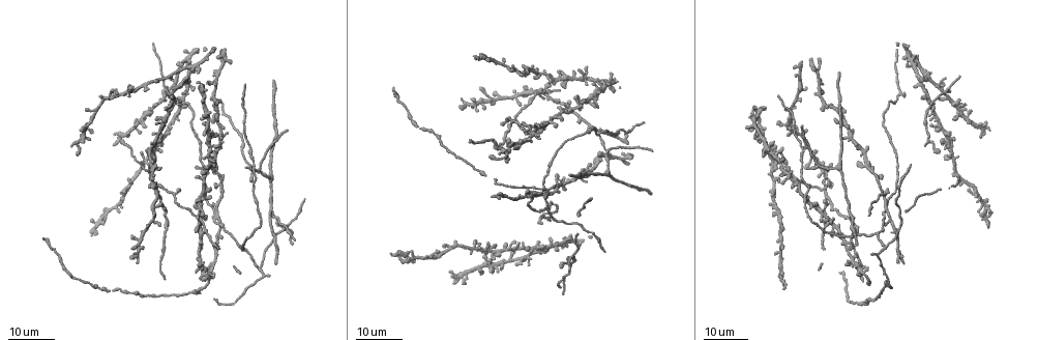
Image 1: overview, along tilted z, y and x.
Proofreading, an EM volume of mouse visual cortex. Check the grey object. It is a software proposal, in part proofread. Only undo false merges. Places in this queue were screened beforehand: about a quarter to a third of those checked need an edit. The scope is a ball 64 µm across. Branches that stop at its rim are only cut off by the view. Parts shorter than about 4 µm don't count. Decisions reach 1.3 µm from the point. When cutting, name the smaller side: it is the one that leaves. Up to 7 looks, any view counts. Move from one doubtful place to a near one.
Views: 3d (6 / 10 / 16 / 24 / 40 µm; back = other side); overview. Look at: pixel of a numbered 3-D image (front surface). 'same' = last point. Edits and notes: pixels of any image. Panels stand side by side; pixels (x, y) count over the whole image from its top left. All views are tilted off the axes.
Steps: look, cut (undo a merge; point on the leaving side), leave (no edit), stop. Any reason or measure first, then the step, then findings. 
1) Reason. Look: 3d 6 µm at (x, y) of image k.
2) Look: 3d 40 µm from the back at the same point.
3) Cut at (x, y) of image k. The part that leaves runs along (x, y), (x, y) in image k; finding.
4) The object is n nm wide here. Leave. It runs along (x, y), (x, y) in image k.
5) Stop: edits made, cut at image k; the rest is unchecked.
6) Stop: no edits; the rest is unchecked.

Look: 3d 16 µm at (606, 174) of image 1.

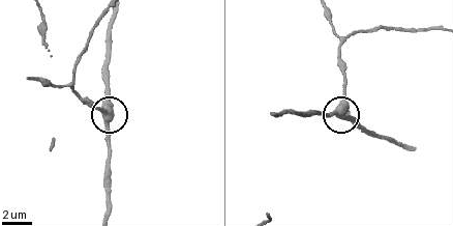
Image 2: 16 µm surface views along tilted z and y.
Look: 3d 6 µm at (338, 112) of image 2.

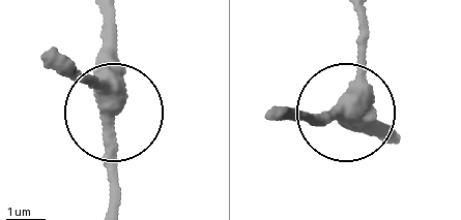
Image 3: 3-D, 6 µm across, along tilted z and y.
Leave. It runs along (362, 16), (354, 101), (311, 118), (290, 107) in image 3; continuous, no second cell.

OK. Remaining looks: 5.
Branch point. Look: 3d 24 µm at (900, 95) of image 1.

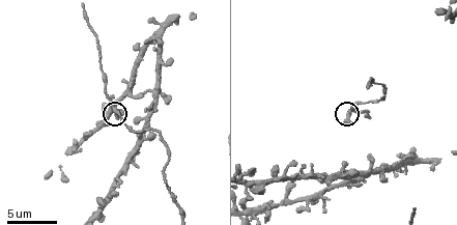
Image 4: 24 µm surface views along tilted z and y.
Look: 3d 6 µm at (348, 114) of image 4.

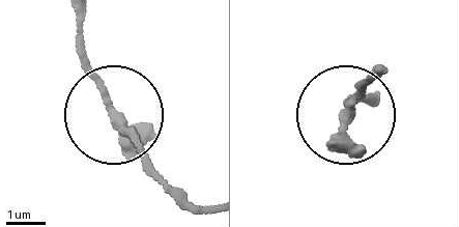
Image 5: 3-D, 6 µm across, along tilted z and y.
Leave. It runs along (209, 204), (164, 180), (96, 80), (81, 31) in image 5; one cell here.

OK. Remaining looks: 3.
Looks like a crossing. Look: 3d 16 µm at (145, 136) of image 4.

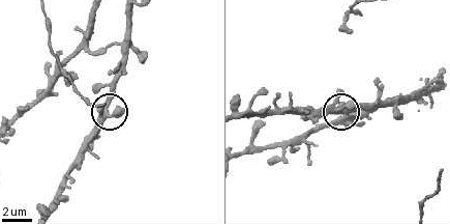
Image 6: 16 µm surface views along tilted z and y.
4 arms meet here. Leave. One cell here.

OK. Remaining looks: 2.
Stop: no edits; the rest is unchecked.

